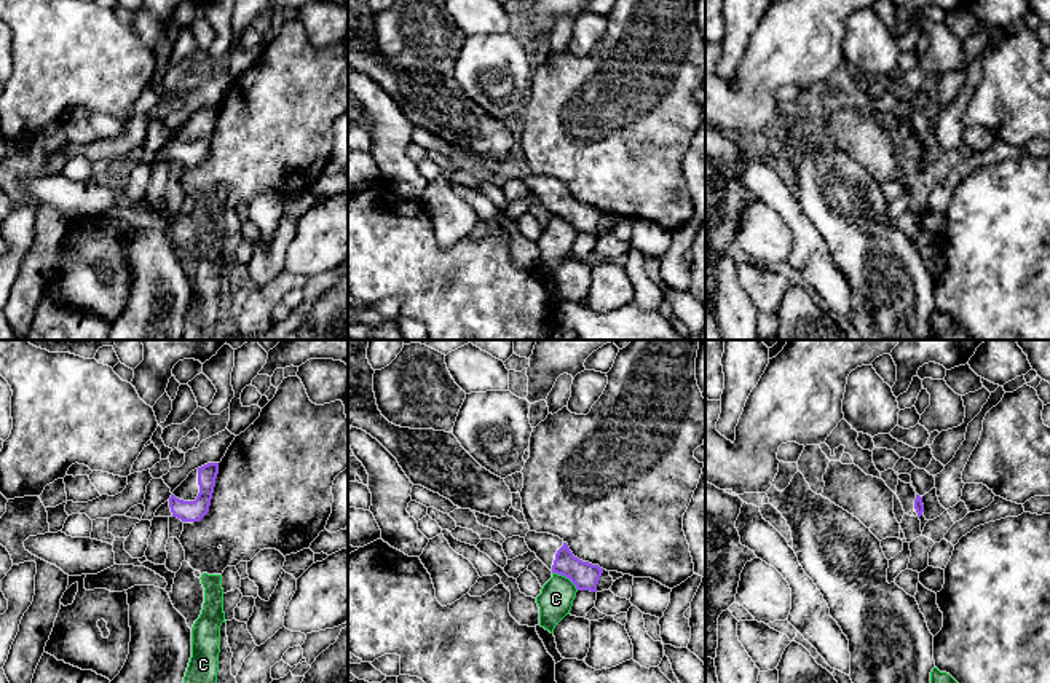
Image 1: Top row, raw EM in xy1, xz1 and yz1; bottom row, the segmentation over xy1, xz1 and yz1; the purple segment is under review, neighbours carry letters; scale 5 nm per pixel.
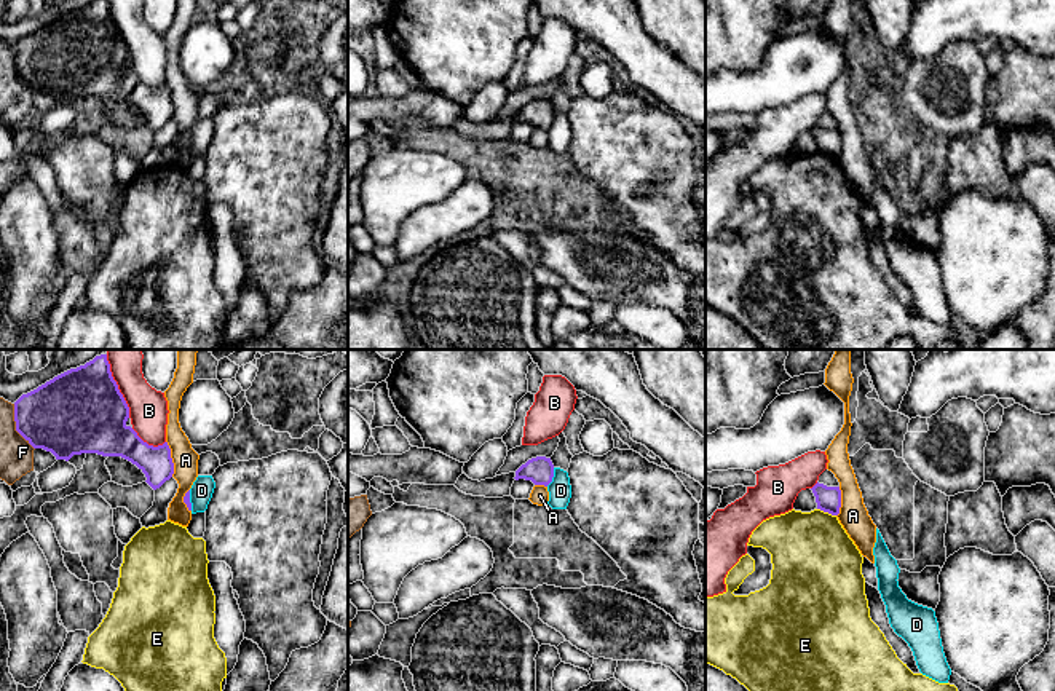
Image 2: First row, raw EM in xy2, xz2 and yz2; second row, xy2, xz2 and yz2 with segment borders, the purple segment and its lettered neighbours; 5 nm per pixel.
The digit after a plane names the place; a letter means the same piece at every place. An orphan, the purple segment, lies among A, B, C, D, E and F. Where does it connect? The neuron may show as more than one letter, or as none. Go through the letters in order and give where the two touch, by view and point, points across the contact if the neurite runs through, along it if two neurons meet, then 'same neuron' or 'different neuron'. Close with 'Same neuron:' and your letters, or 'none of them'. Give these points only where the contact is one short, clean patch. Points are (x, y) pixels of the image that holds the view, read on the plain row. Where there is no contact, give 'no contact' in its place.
A: xy2 (171, 101) | along xy2 (166, 83), (171, 93), (173, 118) | different neuron
B: xy2 (117, 31) | different neuron
C: xz1 (565, 219) | different neuron
D: xz2 (553, 118) | along xz2 (554, 110), (554, 118), (546, 128) | different neuron
E: yz2 (827, 153) | along yz2 (817, 150), (835, 158) | different neuron
F: xy2 (16, 69) | different neuron
Same neuron: none of them

